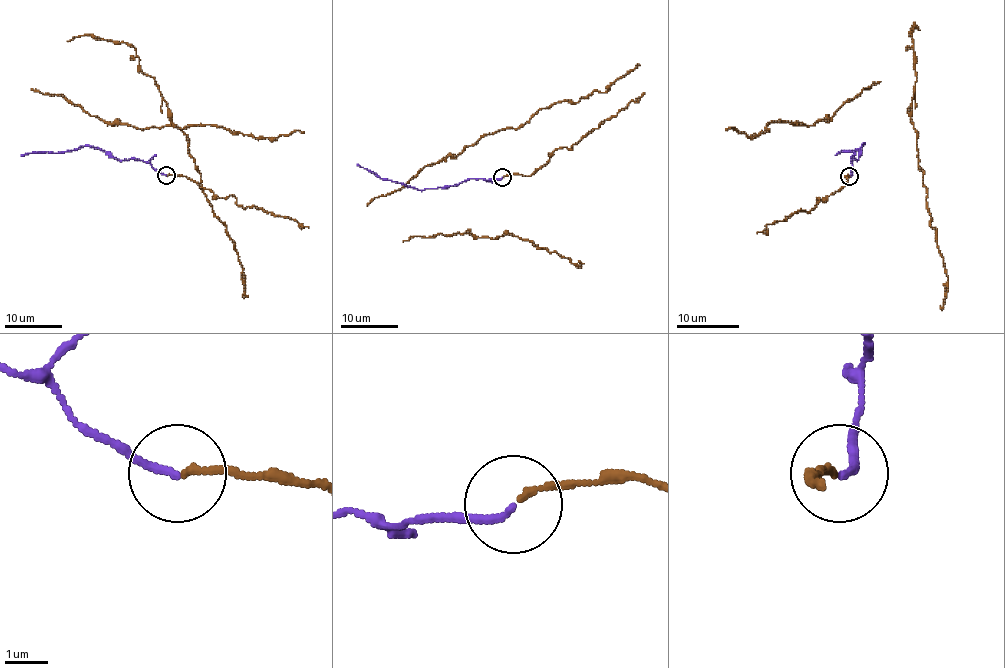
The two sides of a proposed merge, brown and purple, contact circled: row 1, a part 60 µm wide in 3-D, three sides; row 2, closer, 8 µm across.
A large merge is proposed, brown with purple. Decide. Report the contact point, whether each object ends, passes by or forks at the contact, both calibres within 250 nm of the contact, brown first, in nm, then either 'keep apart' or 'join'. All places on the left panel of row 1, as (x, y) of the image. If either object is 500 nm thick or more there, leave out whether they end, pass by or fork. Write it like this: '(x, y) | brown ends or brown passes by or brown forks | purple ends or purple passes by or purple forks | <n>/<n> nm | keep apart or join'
(166, 175) | brown ends | purple ends | 150/160 nm | join

